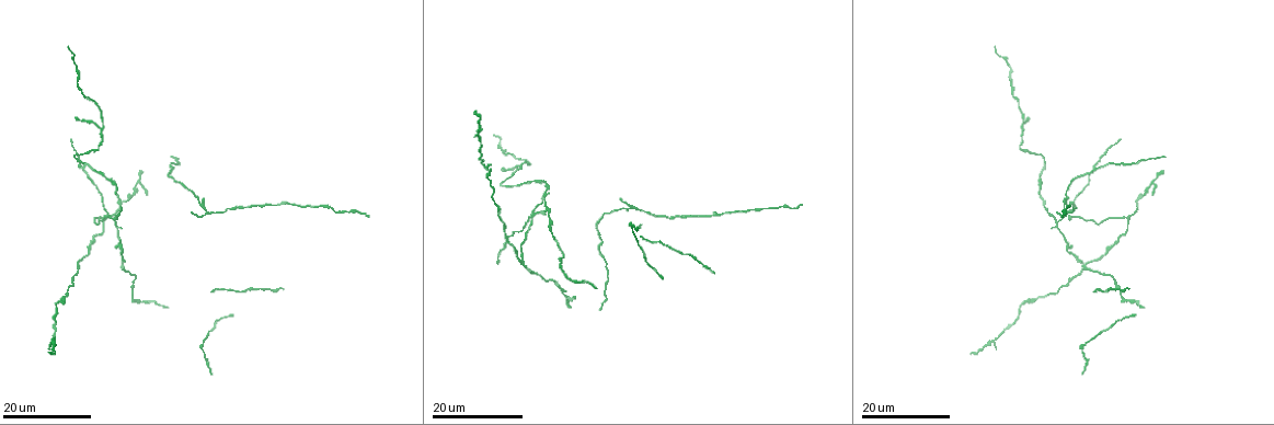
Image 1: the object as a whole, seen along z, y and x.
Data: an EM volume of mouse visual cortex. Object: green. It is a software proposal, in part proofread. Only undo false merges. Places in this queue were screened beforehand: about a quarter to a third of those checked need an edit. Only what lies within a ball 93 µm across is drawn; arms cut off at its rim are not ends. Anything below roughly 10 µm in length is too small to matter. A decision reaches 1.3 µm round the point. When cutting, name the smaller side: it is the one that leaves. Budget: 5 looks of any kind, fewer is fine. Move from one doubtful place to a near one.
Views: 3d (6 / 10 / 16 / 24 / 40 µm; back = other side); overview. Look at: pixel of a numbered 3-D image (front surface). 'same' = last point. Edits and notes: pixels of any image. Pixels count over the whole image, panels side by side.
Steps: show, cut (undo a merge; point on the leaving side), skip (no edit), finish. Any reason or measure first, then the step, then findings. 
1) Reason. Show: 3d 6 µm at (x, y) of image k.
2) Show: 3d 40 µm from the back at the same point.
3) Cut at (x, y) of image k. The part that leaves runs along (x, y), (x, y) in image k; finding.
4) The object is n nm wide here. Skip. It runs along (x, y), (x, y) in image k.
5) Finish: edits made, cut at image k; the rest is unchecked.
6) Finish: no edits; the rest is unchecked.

Thin neck. Show: 3d 16 µm at (55, 304) of image 1.

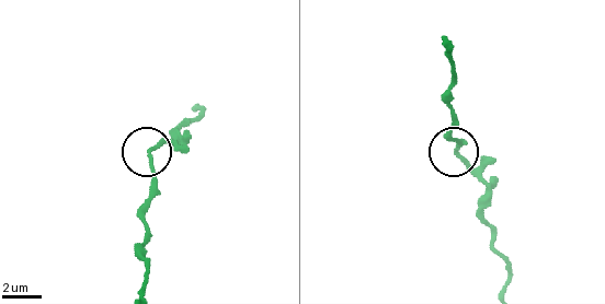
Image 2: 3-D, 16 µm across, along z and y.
Show: 3d 6 µm at (152, 164) of image 2.

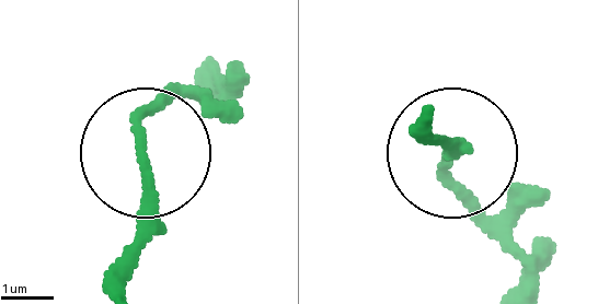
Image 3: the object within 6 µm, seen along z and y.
Skip. It runs along (215, 81), (145, 125), (127, 282) in image 3; continuous, no second cell.

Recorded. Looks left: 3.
Thick turns thin. Show: 3d 24 µm at (206, 213) of image 1.

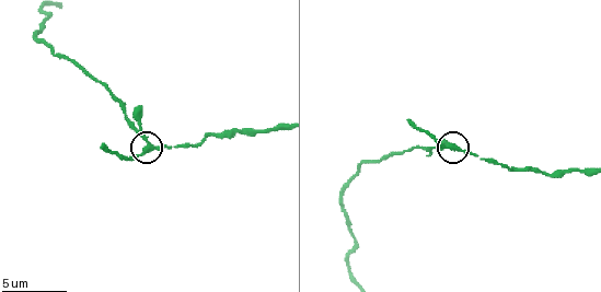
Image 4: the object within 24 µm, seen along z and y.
Zoom in. Show: 3d 10 µm at (149, 148) of image 4.

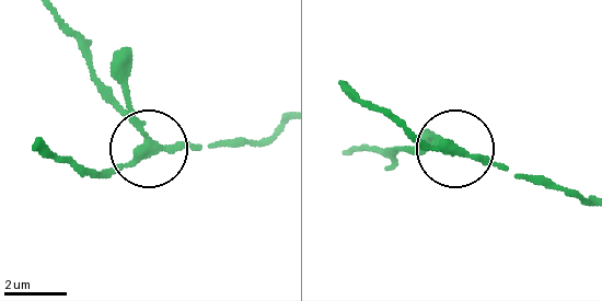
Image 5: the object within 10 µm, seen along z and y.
The object is 250 nm wide here. Cut at (106, 91) of image 5. Two cells meet here.

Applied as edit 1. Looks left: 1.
Finish: edits made, cut at image 5; the rest is unchecked.

